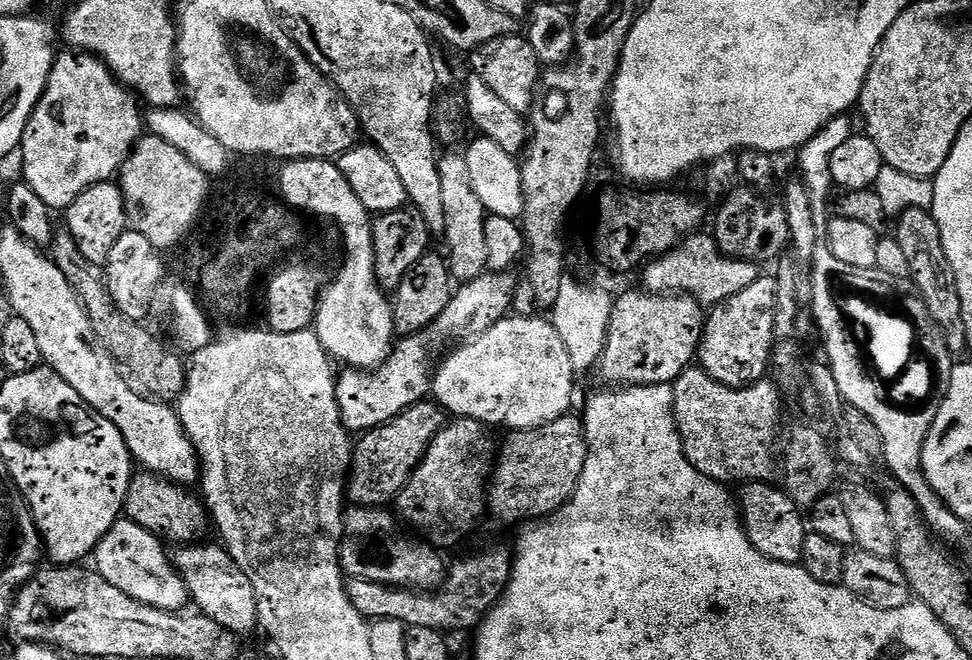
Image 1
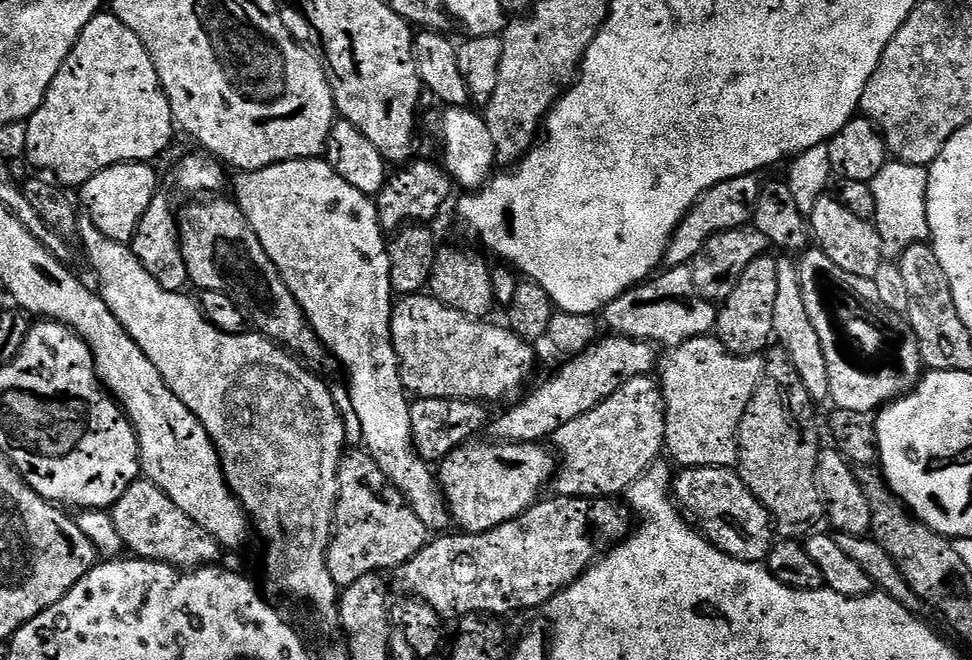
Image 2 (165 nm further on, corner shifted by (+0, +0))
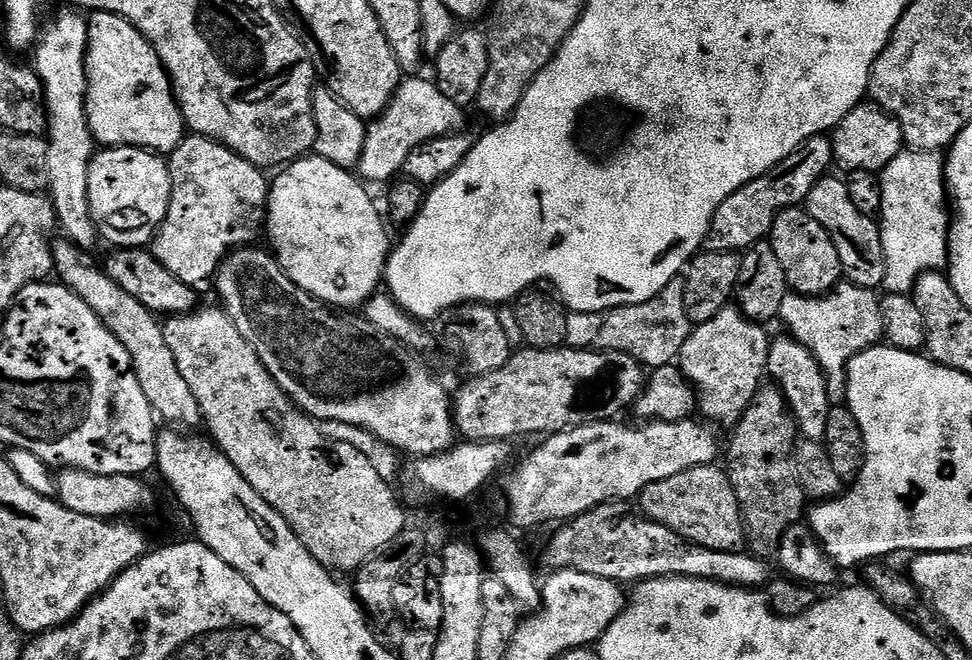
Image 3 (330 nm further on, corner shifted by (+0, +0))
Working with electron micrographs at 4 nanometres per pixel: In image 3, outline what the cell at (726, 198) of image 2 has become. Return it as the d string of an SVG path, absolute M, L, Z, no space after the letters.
M827 135L815 136L801 148L794 150L782 162L778 162L766 174L754 178L742 186L718 210L712 219L712 230L704 240L704 248L710 252L735 252L743 254L754 245L767 241L772 235L772 227L787 208L799 208L818 186L823 176L829 175L833 167L832 141Z

